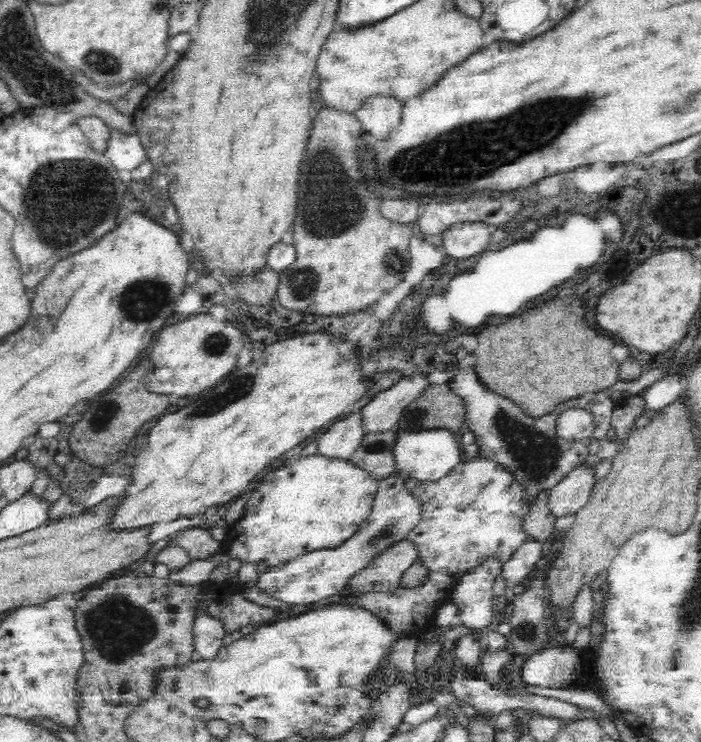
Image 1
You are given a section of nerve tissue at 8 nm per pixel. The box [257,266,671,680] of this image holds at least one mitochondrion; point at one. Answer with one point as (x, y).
(538, 454)

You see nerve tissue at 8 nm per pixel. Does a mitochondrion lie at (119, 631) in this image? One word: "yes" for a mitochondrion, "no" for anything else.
yes

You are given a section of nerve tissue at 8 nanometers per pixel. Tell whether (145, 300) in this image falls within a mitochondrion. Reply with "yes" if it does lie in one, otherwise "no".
yes

